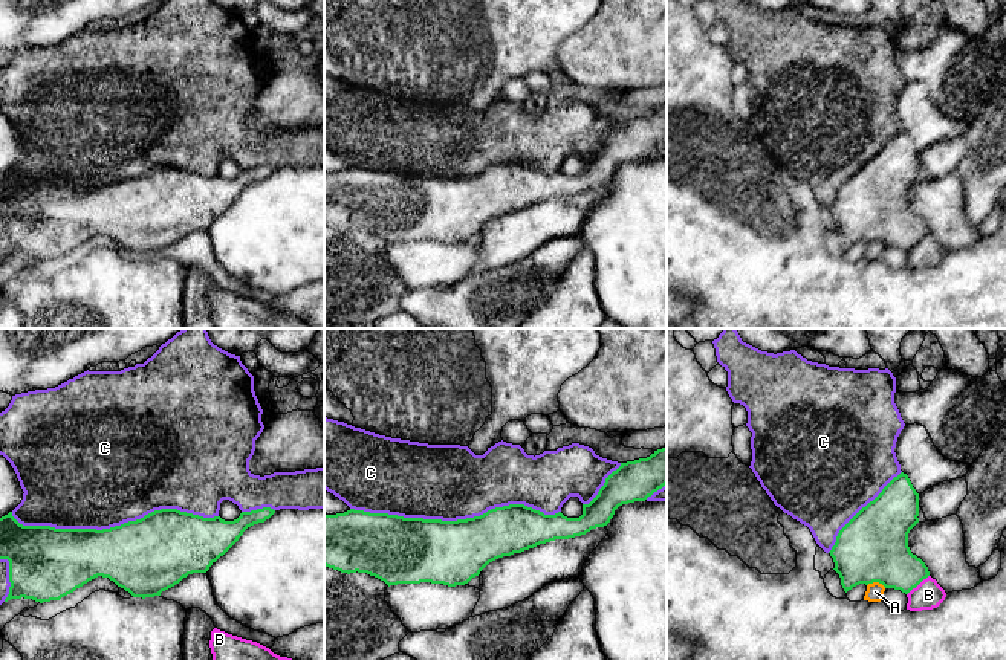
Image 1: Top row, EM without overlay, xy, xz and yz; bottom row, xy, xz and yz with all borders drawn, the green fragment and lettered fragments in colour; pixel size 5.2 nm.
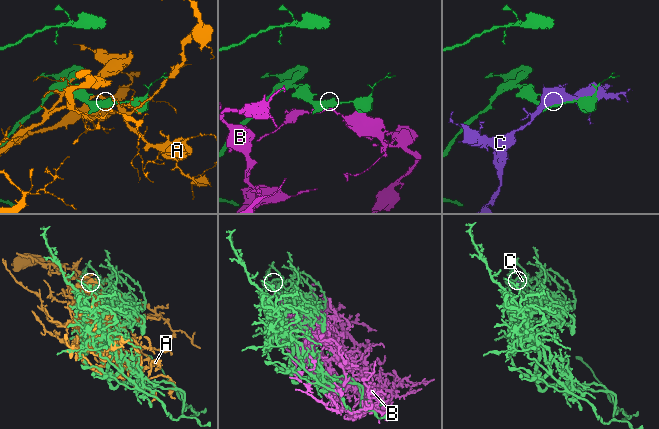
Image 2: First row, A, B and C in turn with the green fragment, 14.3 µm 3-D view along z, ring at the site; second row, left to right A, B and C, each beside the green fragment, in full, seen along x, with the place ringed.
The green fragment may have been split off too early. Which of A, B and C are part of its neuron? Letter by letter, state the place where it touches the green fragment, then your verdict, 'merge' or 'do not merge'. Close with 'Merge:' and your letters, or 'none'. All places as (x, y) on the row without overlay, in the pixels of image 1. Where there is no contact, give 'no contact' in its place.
A: meets green in yz at (876, 239); do not merge
B: meets green in yz at (918, 242); do not merge
C: meets green in xz at (457, 177); do not merge
Merge: none

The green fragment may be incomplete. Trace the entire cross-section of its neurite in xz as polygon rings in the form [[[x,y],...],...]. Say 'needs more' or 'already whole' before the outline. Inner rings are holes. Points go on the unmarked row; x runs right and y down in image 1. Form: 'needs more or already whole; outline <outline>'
already whole; outline [[[662,105],[647,116],[621,121],[605,136],[598,153],[589,162],[583,162],[579,176],[567,176],[561,170],[544,173],[524,162],[495,165],[480,174],[457,179],[404,176],[355,167],[324,173],[324,223],[347,232],[367,231],[388,244],[420,240],[465,243],[498,215],[555,197],[581,194],[592,186],[607,183],[619,163],[645,159],[665,142],[667,105]]]

